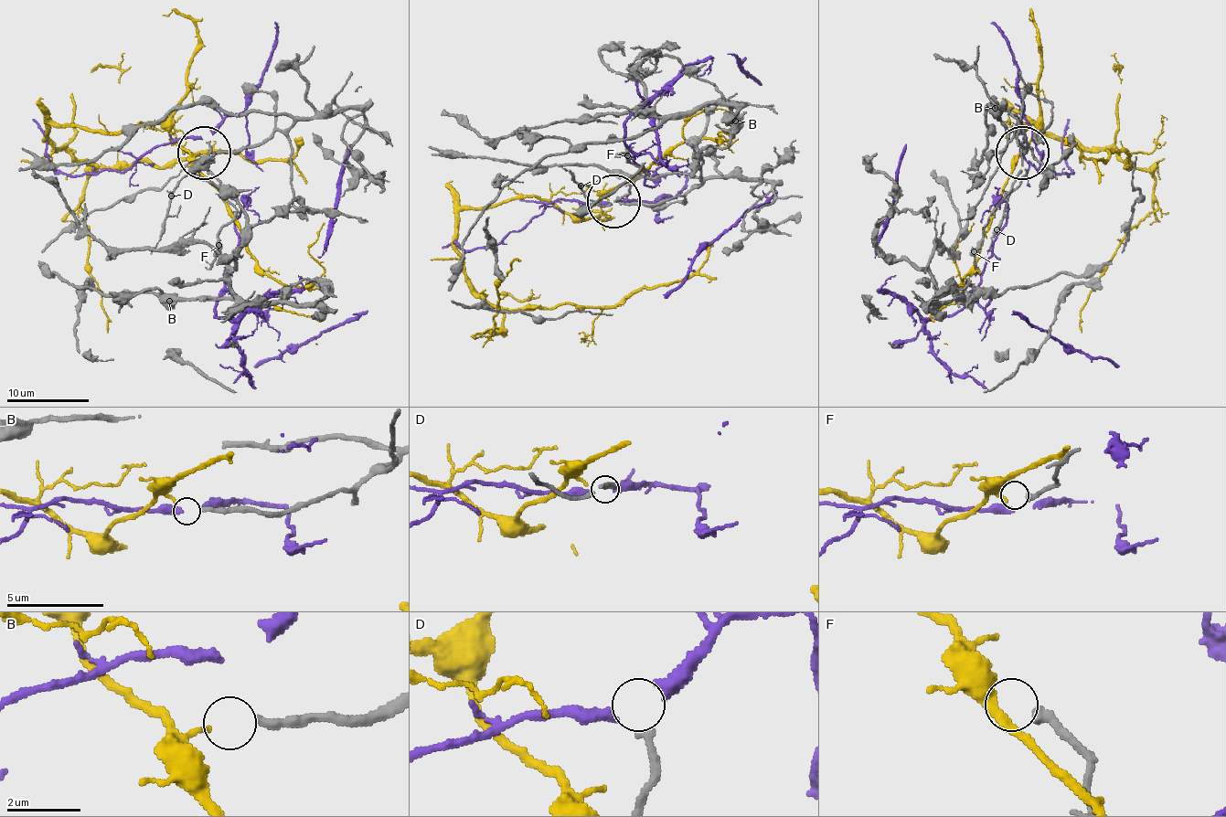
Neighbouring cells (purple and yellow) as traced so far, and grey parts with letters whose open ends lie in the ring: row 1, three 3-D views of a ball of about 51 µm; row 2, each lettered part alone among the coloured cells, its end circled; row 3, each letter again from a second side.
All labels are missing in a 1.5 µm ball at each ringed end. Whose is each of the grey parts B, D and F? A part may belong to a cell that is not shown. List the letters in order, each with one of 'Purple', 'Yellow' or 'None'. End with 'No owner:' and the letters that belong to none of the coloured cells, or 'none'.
B: None
D: Purple
F: None
No owner: B, F

